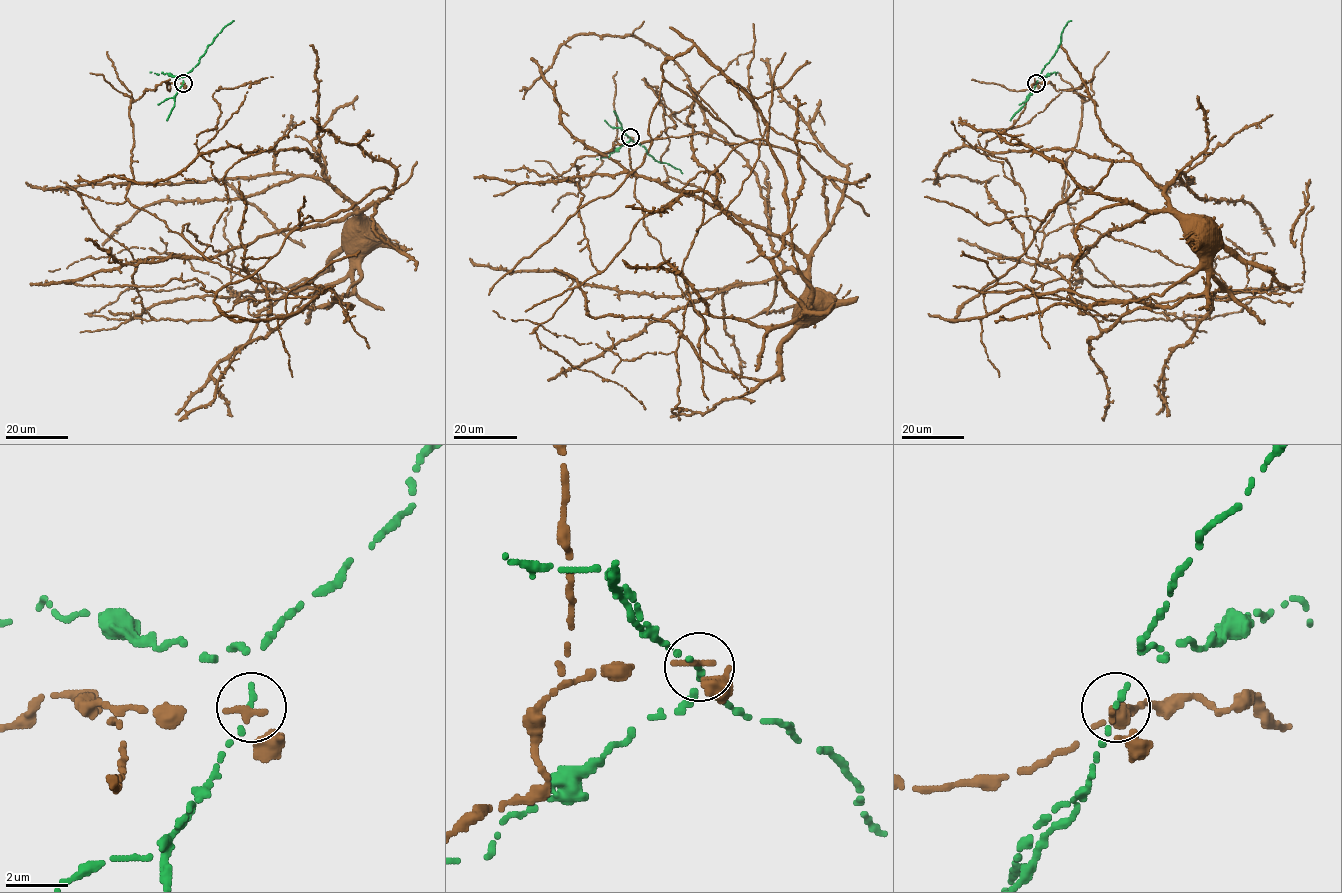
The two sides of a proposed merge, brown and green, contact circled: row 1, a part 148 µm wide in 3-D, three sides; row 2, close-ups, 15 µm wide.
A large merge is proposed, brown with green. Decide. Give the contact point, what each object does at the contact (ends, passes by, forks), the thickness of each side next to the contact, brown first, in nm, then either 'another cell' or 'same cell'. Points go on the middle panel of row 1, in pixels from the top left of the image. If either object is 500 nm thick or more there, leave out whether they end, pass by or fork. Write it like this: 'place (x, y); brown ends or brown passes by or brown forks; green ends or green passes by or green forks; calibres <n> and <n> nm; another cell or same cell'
place (630, 137); brown ends; green ends; calibres 240 and 200 nm; another cell

